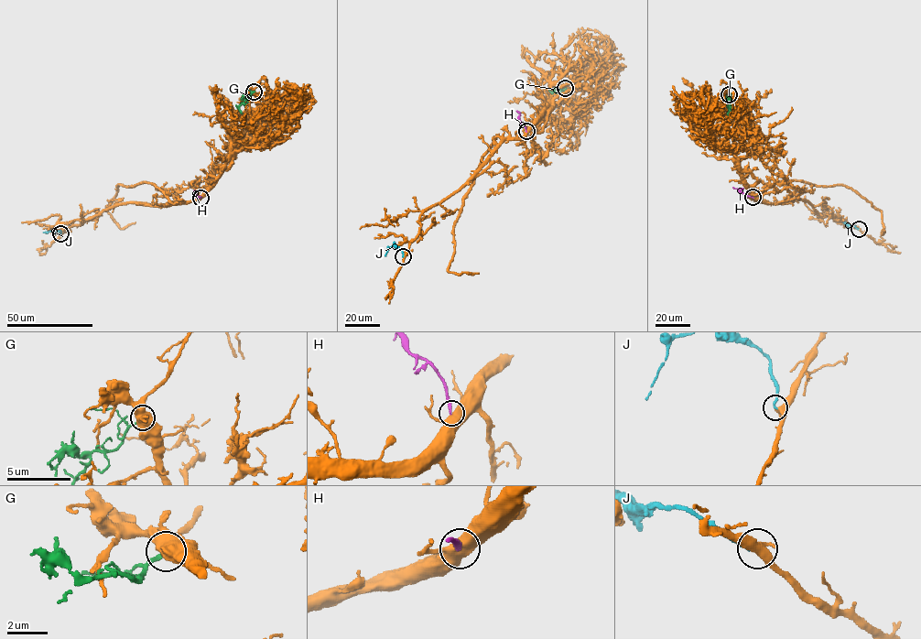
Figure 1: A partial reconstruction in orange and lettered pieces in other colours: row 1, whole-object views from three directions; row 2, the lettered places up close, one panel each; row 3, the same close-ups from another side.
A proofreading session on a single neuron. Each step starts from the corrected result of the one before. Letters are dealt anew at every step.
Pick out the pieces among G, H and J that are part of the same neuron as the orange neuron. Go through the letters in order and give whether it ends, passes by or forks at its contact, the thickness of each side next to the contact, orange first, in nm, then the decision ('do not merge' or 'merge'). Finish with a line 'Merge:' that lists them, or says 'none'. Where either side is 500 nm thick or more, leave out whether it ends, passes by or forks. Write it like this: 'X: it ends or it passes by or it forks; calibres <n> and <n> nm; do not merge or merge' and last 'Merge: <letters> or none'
G: it ends; calibres 480 and 240 nm; do not merge
H: it ends; calibres 420 and 220 nm; merge
J: it ends; calibres 360 and 170 nm; do not merge
Merge: H

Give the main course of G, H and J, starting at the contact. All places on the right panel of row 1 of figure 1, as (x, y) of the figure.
G: (729, 94), (728, 114)
H: (753, 197), (732, 187)
J: (859, 229), (846, 224), (855, 225)

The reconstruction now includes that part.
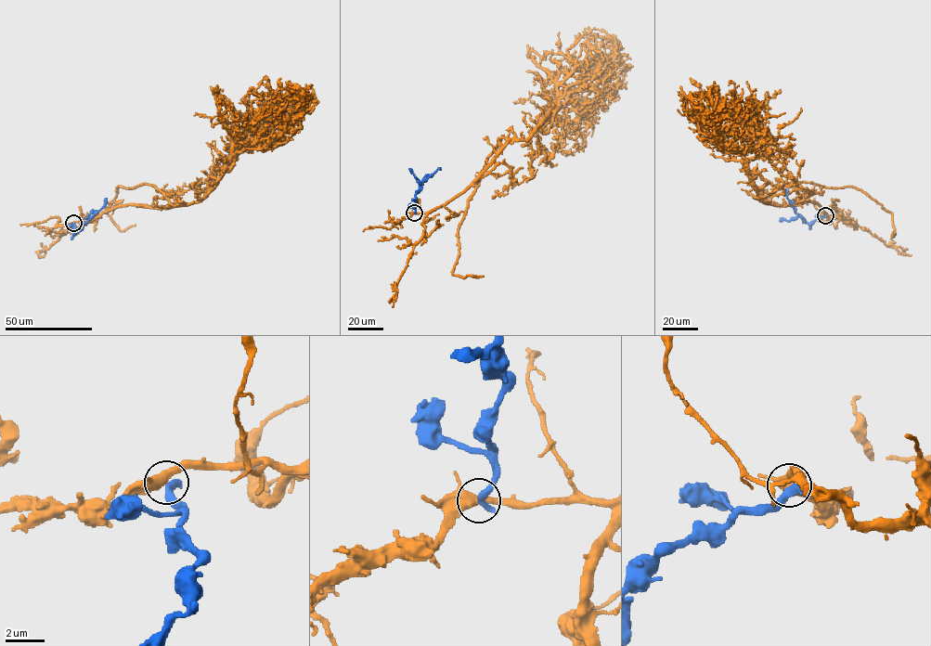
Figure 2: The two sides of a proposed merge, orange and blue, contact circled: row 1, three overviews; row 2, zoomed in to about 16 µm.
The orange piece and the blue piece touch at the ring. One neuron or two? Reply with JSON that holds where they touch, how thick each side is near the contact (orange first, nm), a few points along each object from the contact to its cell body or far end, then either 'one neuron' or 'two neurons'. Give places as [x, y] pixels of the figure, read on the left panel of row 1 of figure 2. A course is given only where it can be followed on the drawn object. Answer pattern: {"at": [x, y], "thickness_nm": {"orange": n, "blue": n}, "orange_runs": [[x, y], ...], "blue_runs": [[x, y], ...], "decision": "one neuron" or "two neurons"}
{"at": [73, 223], "thickness_nm": {"orange": 480, "blue": 440}, "orange_runs": [[73, 223], [124, 205], [196, 202], [237, 152], [264, 148], [297, 122], [303, 105], [285, 86]], "blue_runs": [[73, 223], [75, 234], [103, 207], [106, 198]], "decision": "two neurons"}

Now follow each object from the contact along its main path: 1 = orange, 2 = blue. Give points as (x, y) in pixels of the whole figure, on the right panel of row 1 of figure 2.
1: (825, 215), (813, 202), (767, 202), (757, 190), (766, 182), (739, 153), (724, 150), (718, 133), (680, 86)
2: (825, 215), (807, 223), (795, 212), (787, 198), (787, 189)

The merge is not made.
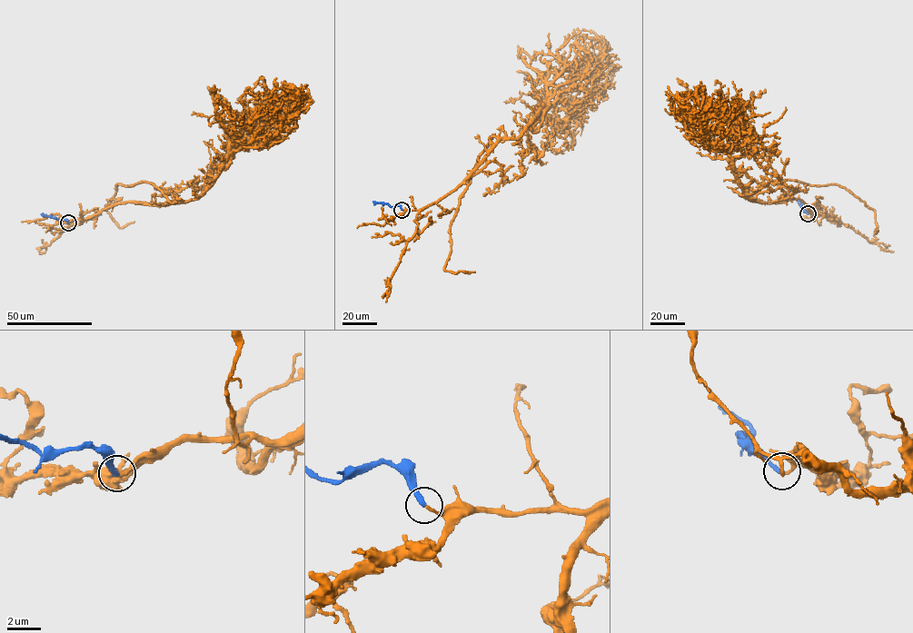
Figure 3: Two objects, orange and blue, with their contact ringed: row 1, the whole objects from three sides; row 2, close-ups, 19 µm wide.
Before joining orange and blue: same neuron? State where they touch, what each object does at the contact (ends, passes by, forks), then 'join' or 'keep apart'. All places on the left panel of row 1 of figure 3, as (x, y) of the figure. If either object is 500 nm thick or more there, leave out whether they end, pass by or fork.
place (68, 222); orange ends; blue ends; join

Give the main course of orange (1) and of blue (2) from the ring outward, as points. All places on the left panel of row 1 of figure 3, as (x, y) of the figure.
1: (68, 222), (124, 202), (193, 200), (233, 151), (260, 146), (292, 121), (299, 104), (281, 86)
2: (68, 222), (41, 214)

